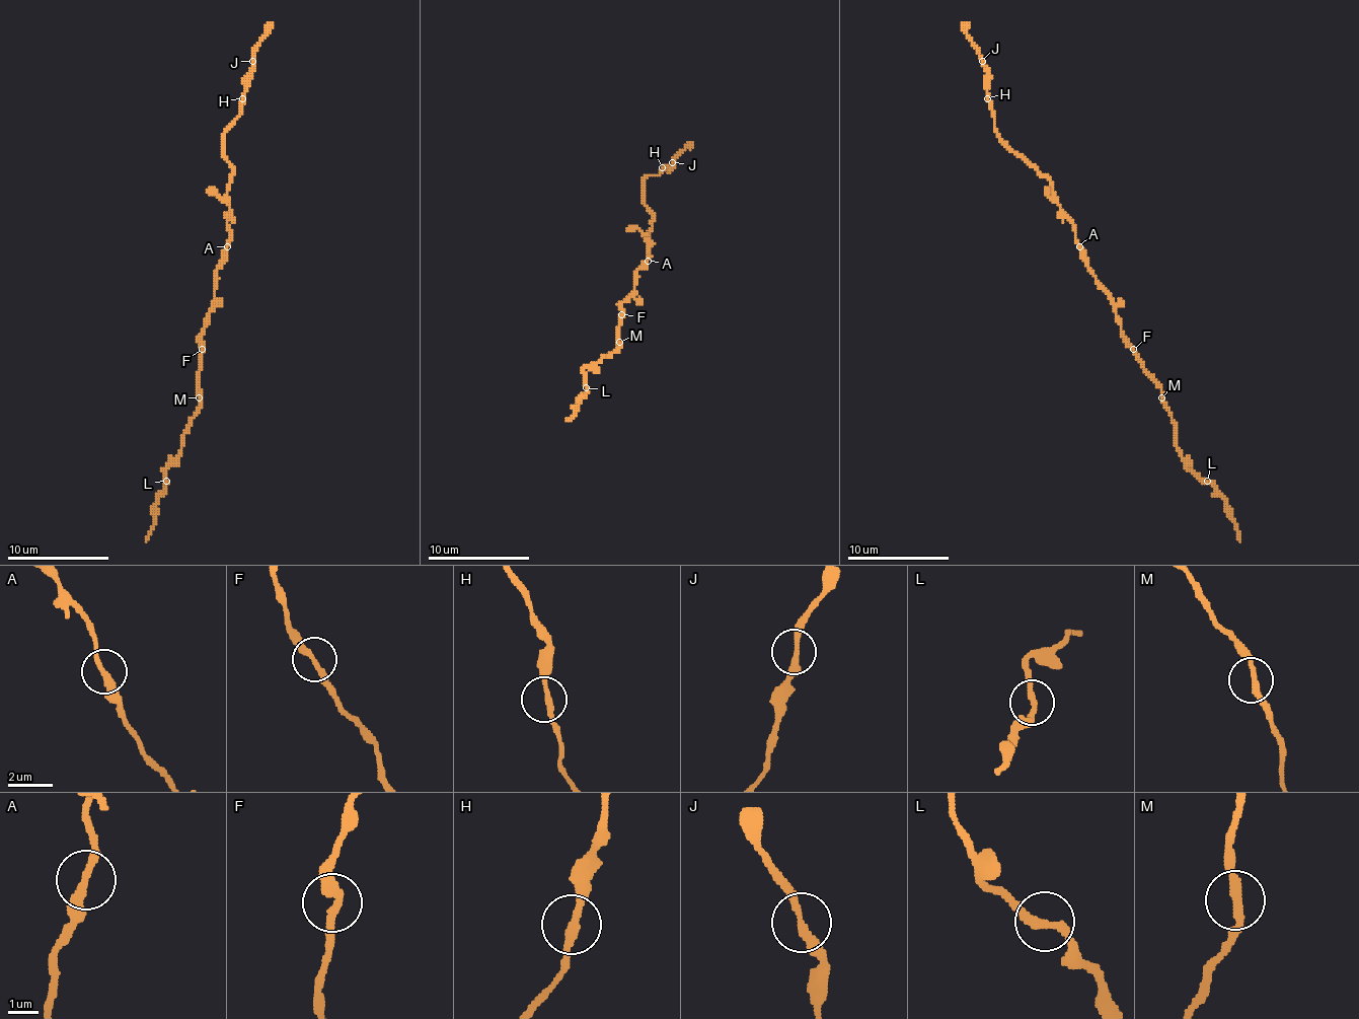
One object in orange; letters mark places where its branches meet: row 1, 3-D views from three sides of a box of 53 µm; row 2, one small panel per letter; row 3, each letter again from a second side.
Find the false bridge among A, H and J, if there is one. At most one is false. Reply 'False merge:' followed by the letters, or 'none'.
False merge: A

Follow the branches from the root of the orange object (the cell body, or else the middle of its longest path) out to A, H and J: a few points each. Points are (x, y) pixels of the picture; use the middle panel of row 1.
A: (634, 279), (647, 262)
H: (634, 279), (650, 259), (647, 233), (652, 226), (652, 211), (645, 203), (645, 180), (662, 167)
J: (634, 279), (650, 259), (647, 233), (652, 226), (652, 211), (645, 203), (645, 180), (670, 167), (672, 162)

